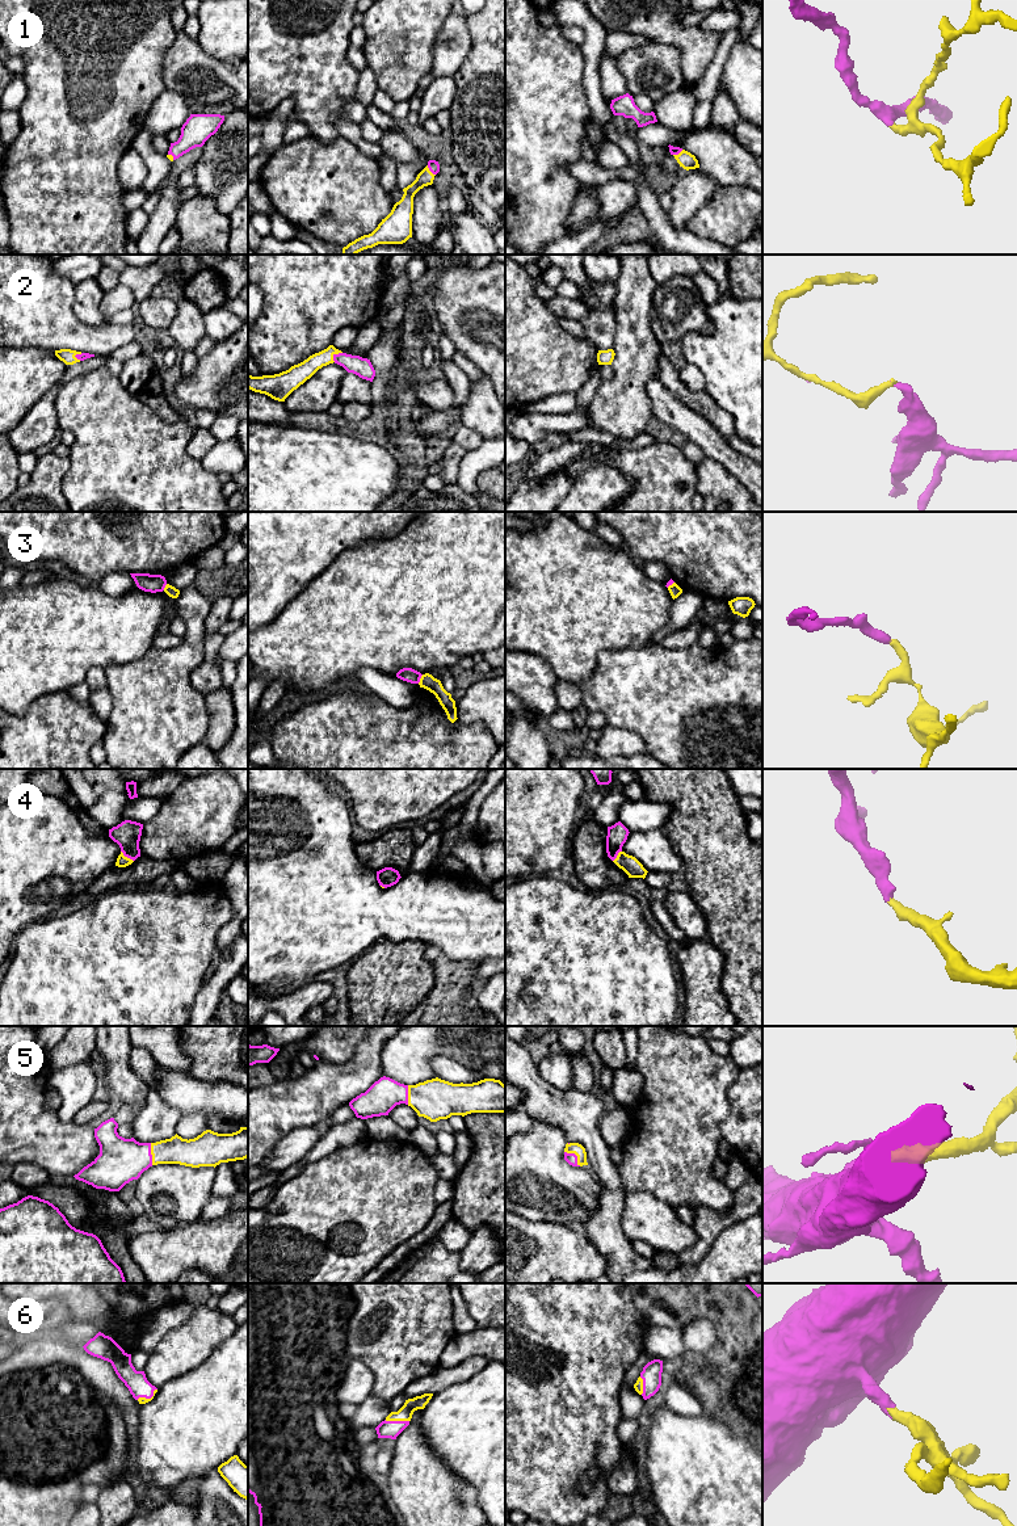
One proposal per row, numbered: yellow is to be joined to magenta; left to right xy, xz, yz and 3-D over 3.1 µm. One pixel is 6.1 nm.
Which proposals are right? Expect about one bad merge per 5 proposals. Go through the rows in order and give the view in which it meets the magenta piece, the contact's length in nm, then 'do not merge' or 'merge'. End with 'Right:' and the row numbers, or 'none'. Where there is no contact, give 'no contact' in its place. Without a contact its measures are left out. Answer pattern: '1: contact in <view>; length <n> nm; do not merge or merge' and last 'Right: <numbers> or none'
1: contact in xz; length 80 nm; merge
2: contact in xz; length 80 nm; merge
3: contact in xz; length 70 nm; do not merge
4: contact in xy; length 100 nm; merge
5: contact in yz; length 140 nm; merge
6: contact in xz; length 150 nm; merge
Right: 1, 2, 4, 5, 6

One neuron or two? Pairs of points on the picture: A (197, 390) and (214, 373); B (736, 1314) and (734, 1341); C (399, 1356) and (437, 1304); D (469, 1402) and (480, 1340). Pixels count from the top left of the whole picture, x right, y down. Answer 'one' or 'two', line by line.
A: one
B: two
C: one
D: two

